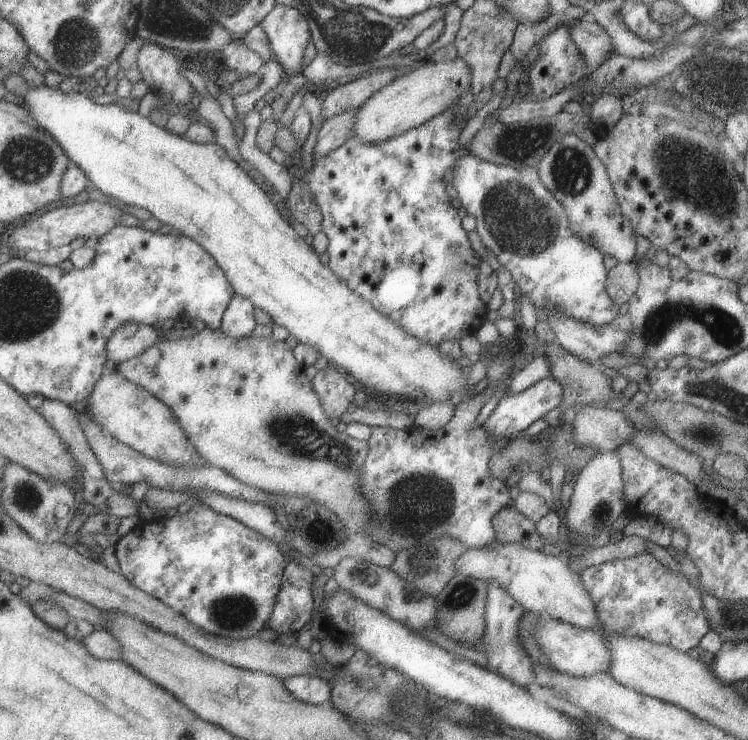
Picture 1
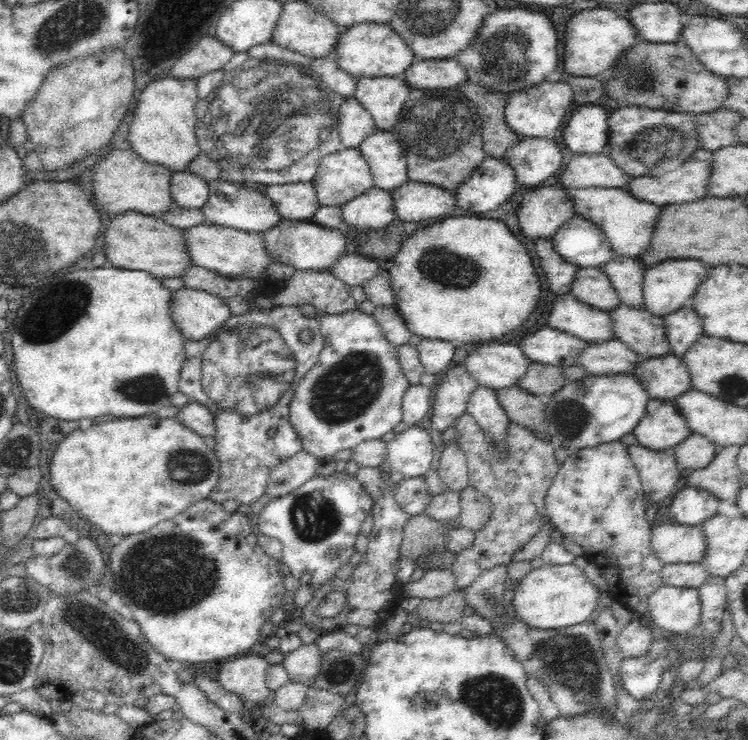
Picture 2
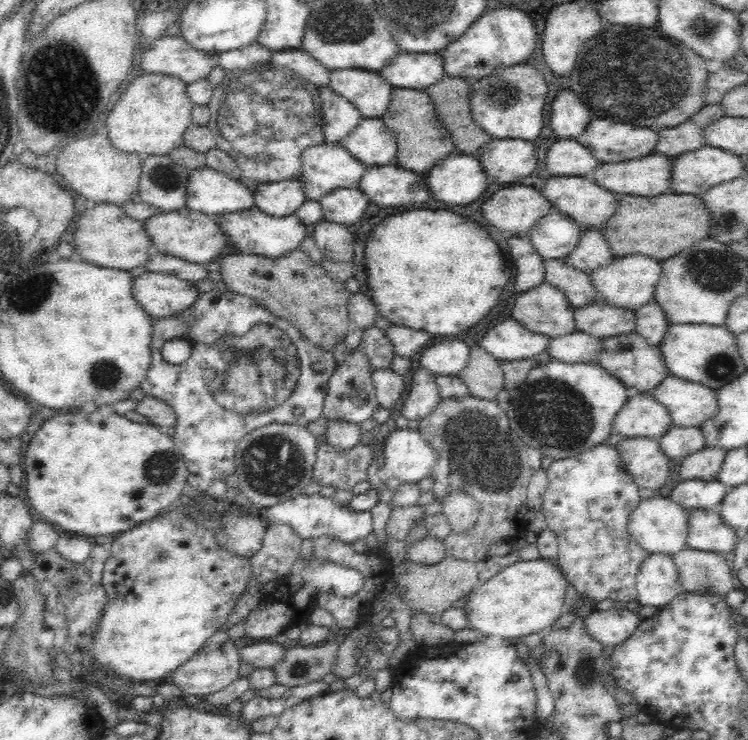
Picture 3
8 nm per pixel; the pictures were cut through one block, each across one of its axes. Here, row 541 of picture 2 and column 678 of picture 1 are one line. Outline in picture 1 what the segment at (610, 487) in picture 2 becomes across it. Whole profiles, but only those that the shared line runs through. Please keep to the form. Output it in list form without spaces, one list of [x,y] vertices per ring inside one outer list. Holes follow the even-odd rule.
[[[649,552],[583,568],[579,574],[587,592],[591,594],[595,612],[605,632],[637,636],[651,640],[653,644],[671,646],[679,652],[695,648],[697,642],[709,632],[701,590],[691,586],[681,570],[667,570]]]

